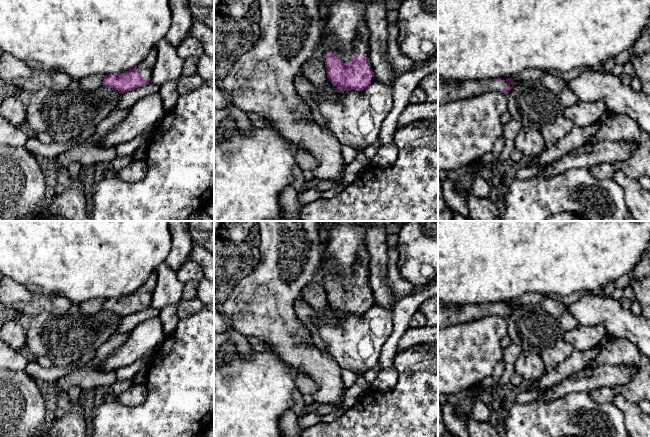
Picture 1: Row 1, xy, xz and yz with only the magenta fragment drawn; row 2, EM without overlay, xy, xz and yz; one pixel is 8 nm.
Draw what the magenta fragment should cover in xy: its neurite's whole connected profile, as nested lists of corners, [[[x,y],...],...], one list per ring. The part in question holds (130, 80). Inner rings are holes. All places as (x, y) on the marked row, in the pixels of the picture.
[[[136,66],[125,73],[105,75],[103,85],[114,88],[123,94],[142,87],[149,82],[150,79],[143,79],[142,76],[138,74],[138,68]]]

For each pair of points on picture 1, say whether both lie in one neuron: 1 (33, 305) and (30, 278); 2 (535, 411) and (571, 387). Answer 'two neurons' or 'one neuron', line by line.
1: two neurons
2: two neurons

